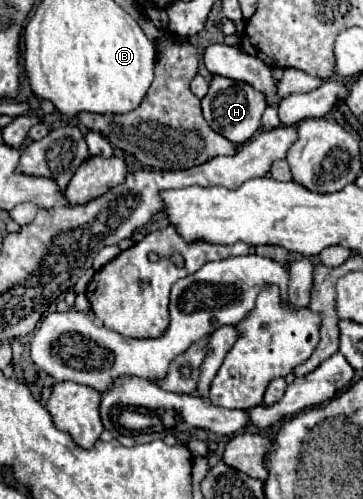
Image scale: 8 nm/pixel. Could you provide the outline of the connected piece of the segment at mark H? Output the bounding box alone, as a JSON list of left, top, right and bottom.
[201,75,267,145]

